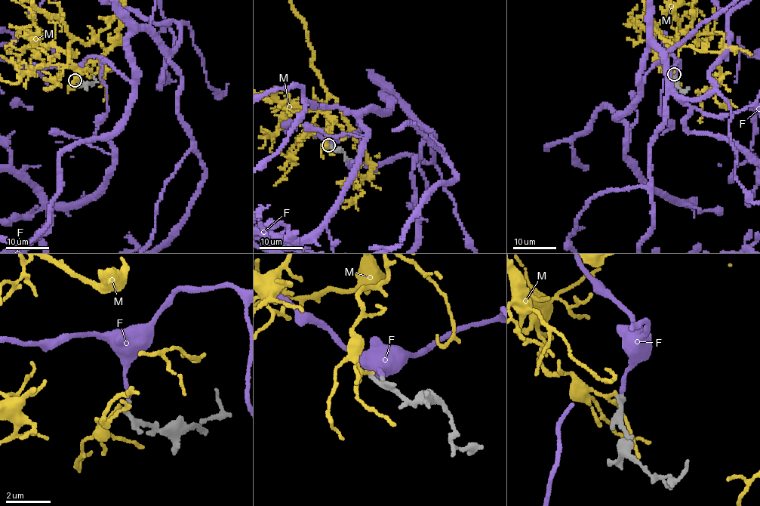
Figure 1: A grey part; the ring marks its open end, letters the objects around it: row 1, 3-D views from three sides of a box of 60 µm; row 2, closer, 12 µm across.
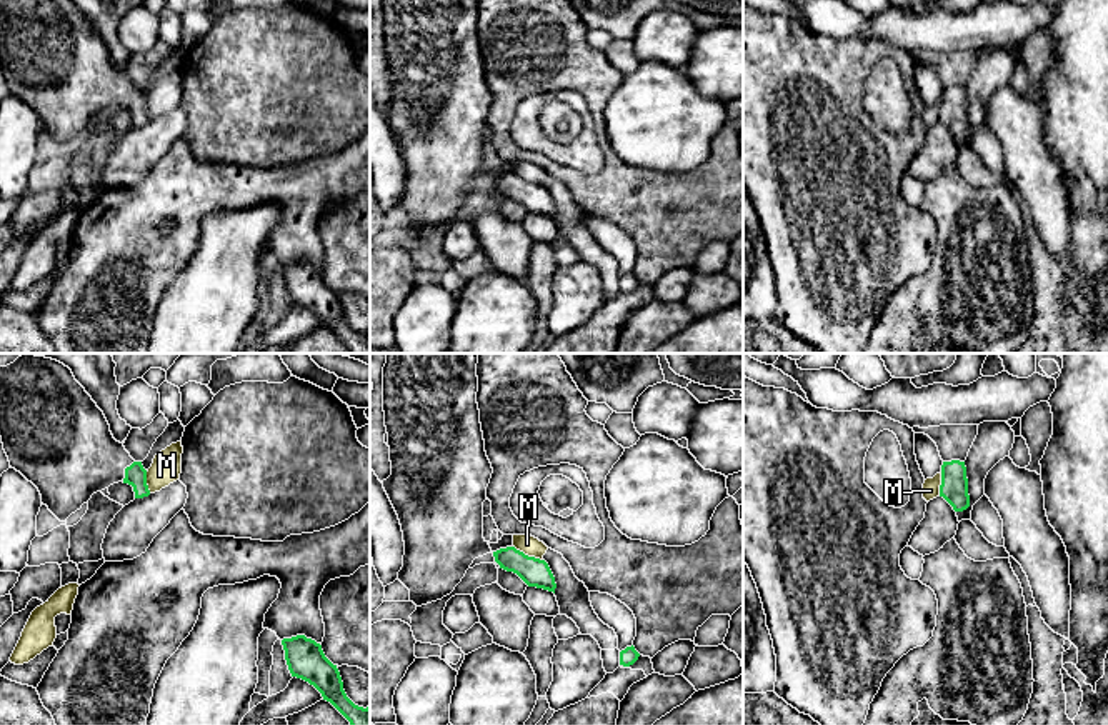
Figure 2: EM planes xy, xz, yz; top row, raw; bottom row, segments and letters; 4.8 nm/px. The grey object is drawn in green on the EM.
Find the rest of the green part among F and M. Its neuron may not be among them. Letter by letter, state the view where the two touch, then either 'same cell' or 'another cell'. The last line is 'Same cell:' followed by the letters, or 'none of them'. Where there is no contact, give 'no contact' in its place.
F: no contact; another cell
M: meets green in xz; another cell
Same cell: none of them

